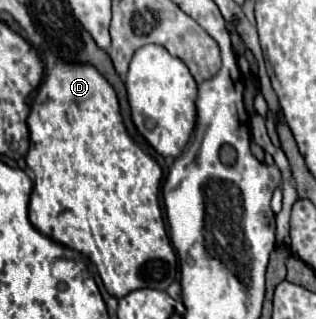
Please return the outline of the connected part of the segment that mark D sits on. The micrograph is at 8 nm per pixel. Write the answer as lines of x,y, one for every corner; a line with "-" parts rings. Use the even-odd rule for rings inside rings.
58,61
54,65
54,69
48,73
46,81
40,85
40,89
38,89
38,93
34,97
30,119
28,119
28,127
30,127
30,151
26,155
26,163
34,171
34,191
32,191
32,199
30,199
30,205
28,205
28,215
30,215
32,225
36,229
40,229
44,235
48,235
50,239
54,239
54,241
58,241
58,243
62,243
62,245
66,245
66,247
86,255
96,265
98,275
100,275
106,291
112,297
122,299
130,291
136,291
136,289
142,289
142,287
166,291
170,287
170,283
174,283
176,277
178,277
178,257
176,257
176,251
174,251
174,247
172,247
172,243
170,243
170,239
166,235
164,216
160,207
160,201
158,201
162,169
128,135
128,131
126,131
126,127
122,123
118,97
116,97
112,85
92,65
68,65
64,61

